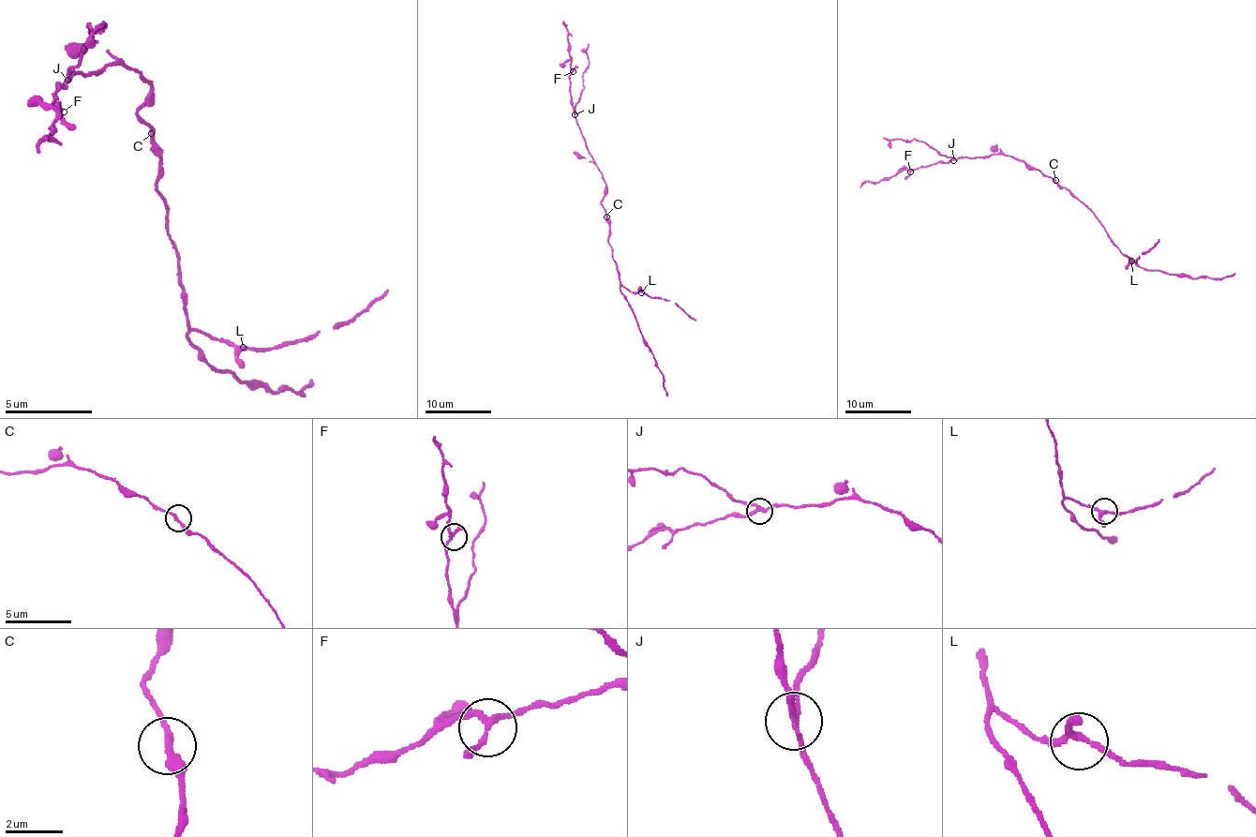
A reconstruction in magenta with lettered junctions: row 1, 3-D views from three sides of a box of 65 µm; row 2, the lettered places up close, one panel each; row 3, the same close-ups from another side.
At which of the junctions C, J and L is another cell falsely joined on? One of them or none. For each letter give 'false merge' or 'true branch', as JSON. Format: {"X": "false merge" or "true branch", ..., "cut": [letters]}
{"C": "true branch", "J": "false merge", "L": "true branch", "cut": ["J"]}

